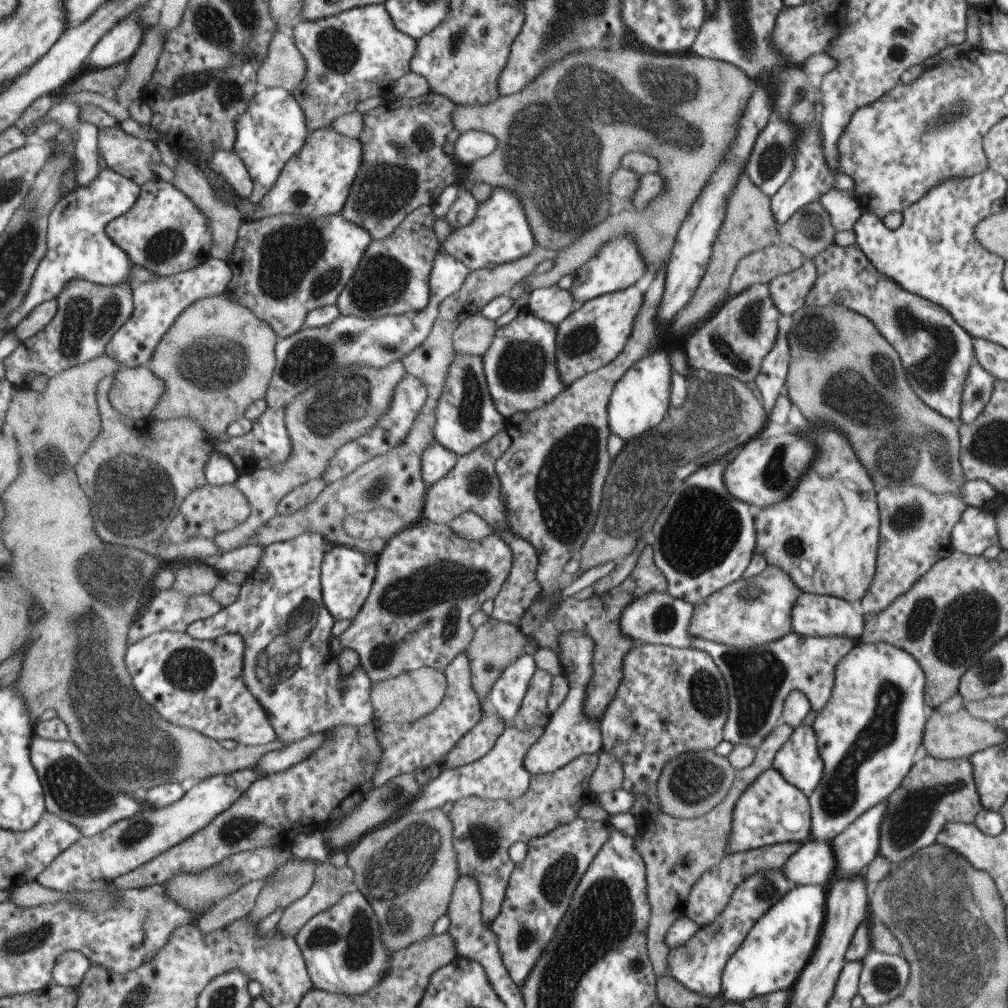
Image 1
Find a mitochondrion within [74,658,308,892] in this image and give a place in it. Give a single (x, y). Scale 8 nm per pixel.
(134, 833)

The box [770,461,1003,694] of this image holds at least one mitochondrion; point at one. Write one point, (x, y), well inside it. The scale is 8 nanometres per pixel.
(953, 630)

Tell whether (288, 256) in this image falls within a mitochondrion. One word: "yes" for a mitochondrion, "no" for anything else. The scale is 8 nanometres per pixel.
yes

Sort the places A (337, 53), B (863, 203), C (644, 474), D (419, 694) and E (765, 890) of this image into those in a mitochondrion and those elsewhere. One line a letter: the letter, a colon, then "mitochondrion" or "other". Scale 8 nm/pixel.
A: mitochondrion
B: other
C: mitochondrion
D: other
E: mitochondrion

